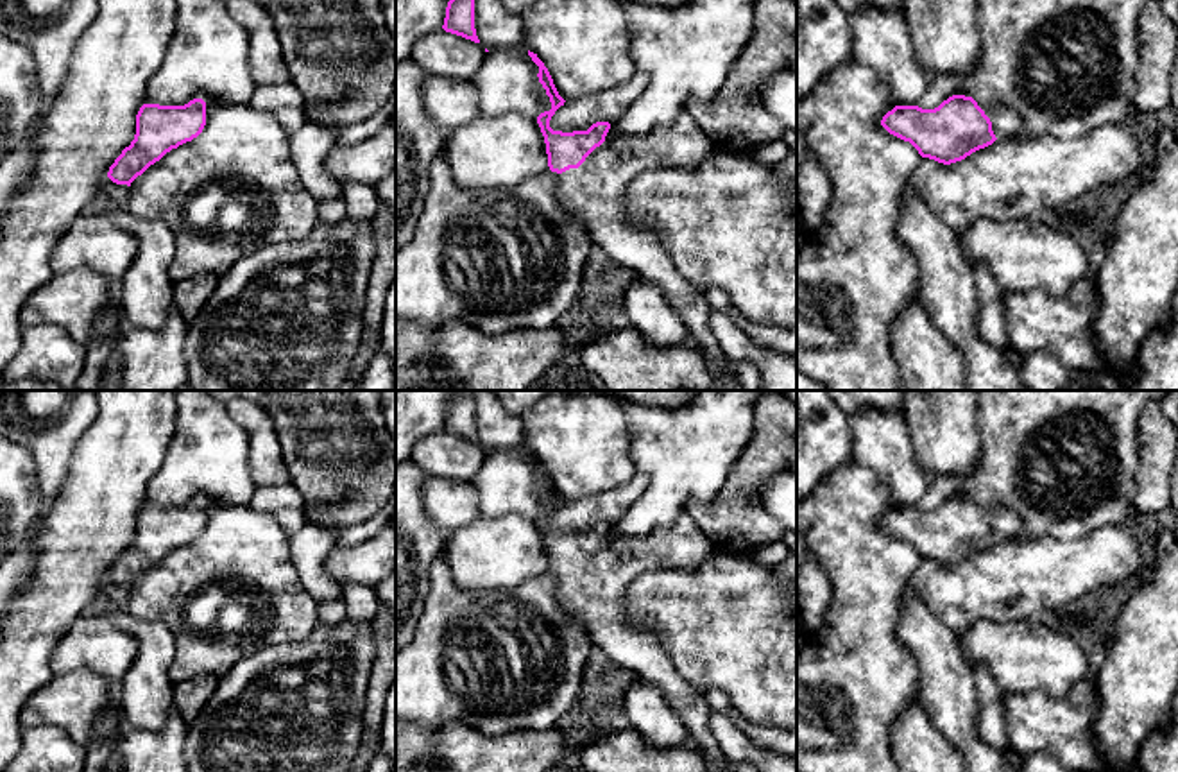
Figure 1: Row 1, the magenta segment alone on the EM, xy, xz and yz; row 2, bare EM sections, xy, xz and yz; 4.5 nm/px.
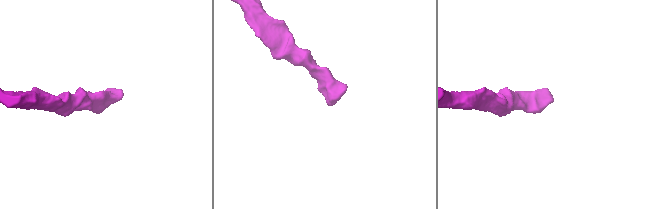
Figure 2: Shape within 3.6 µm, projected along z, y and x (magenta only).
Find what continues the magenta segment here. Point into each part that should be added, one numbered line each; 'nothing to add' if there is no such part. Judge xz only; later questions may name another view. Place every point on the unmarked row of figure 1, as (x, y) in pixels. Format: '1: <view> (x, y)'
1: xz (597, 588)

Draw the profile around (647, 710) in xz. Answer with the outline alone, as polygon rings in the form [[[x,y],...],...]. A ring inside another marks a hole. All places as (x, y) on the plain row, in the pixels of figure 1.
[[[643,681],[628,686],[623,693],[623,713],[646,743],[653,747],[687,745],[686,727],[657,688]]]

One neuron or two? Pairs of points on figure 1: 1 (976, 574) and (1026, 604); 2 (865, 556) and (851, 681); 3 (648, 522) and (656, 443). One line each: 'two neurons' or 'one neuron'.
1: one neuron
2: one neuron
3: one neuron

